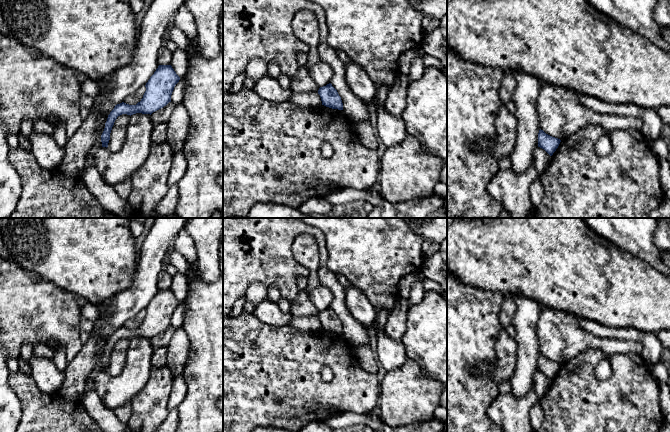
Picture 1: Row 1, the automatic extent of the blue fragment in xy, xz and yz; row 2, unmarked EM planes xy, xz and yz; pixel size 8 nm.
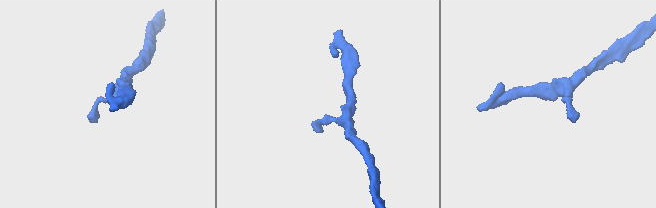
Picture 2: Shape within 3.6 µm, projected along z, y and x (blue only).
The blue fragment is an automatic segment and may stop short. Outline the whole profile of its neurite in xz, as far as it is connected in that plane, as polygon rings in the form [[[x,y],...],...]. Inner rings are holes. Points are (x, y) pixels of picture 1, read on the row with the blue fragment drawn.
[[[331,83],[320,87],[318,94],[320,95],[322,105],[332,109],[343,110],[341,97]]]

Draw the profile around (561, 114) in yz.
[[[542,83],[537,98],[537,112],[539,114],[540,129],[546,134],[560,140],[570,137],[579,129],[588,125],[599,125],[606,131],[615,129],[634,129],[638,132],[643,130],[643,122],[639,117],[598,113],[582,105],[578,93],[566,87],[555,84]]]

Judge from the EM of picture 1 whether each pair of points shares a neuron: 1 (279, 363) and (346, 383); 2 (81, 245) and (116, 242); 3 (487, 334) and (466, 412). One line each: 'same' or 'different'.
1: same
2: same
3: same

